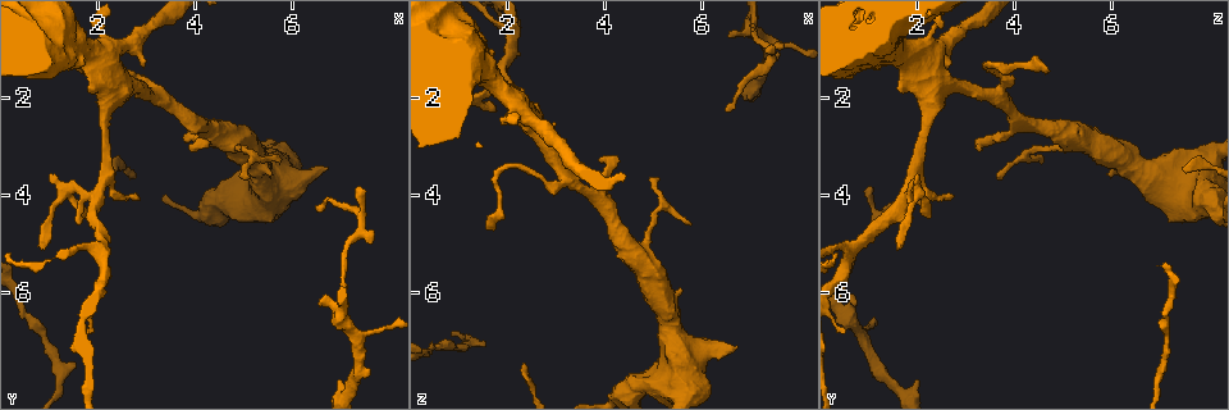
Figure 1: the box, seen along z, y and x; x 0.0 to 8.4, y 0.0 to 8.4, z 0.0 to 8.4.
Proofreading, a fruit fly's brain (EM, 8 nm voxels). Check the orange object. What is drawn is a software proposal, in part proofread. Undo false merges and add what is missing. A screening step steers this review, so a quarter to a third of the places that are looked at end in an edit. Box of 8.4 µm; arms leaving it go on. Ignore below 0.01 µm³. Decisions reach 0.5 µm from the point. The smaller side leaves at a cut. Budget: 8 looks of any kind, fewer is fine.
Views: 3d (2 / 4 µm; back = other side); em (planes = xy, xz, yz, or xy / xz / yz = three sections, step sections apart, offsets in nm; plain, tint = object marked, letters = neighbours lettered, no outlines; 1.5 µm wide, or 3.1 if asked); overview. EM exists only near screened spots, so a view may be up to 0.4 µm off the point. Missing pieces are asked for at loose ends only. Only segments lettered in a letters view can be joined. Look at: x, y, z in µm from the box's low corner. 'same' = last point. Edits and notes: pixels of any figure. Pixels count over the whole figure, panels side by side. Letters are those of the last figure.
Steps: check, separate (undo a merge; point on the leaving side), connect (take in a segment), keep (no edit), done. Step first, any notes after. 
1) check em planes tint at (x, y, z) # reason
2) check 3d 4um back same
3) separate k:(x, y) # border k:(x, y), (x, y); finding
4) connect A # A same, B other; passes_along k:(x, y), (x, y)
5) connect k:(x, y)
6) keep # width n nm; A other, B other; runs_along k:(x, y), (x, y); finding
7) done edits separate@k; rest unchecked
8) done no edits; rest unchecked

check em yz step 4 letters at (5.75, 3.35, 4.55) # tapers out

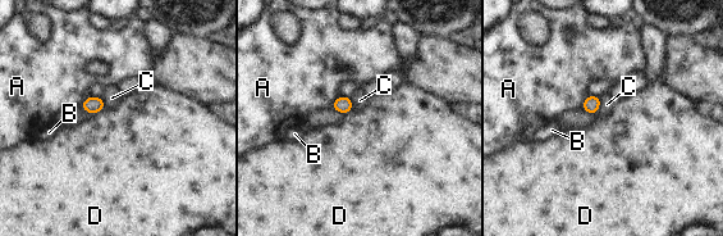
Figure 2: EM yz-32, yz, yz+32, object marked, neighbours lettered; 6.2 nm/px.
keep # A other, B other, C other, D other; border 2:(341, 95), (330, 108); no lettered segment goes on from it

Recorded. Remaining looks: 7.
check 3d 2um at (2.00, 4.05, 1.80) # four-way junction

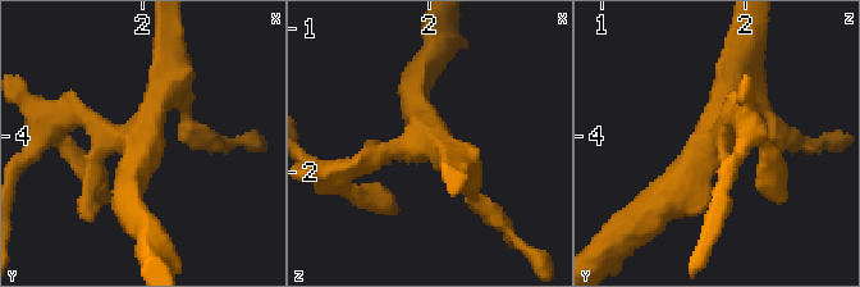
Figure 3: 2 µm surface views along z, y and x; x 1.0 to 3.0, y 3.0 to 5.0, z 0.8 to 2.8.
check em xz step 4 letters at (2.00, 4.00, 1.76) # shape alone is not enough

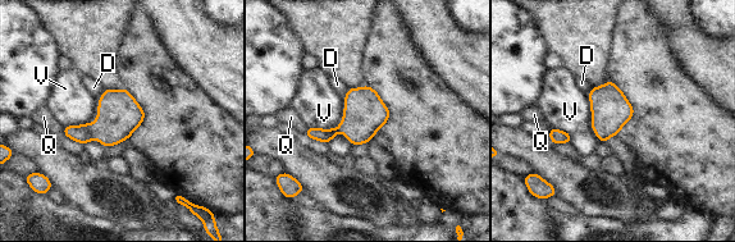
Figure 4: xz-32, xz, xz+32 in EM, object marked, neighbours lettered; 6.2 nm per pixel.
keep # width 240 nm; D other, Q other, V other; border 4:(587, 95), (590, 128), (601, 142); all the same neuron

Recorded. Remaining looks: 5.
check em xy step 4 tint at (1.90, 1.95, 1.65) # branch stops here

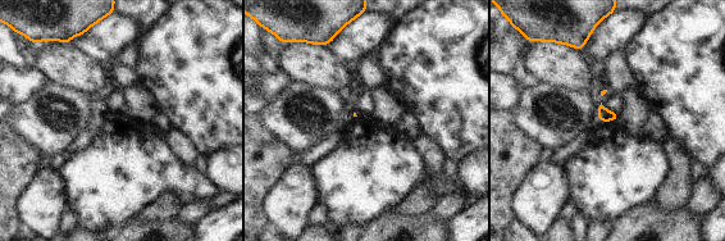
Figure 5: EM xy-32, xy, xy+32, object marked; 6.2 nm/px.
check em planes letters same # another direction

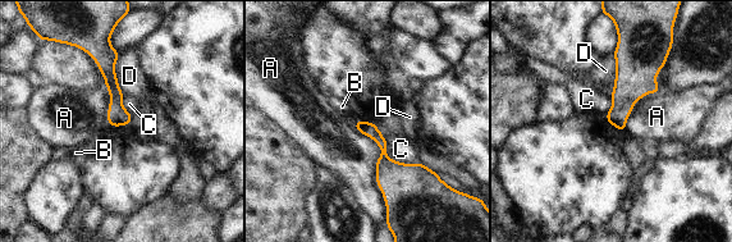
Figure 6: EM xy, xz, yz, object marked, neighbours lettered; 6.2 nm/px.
keep # A other, B other, C other, D other; runs_along 6:(108, 62), (115, 112), (126, 122); no lettered segment goes on from it

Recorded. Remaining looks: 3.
done no edits; rest unchecked

